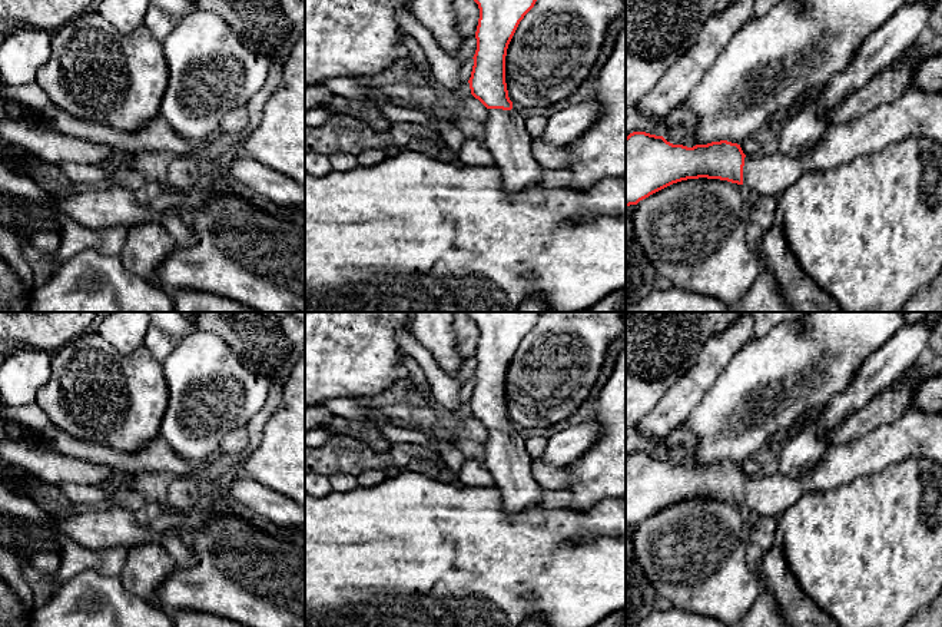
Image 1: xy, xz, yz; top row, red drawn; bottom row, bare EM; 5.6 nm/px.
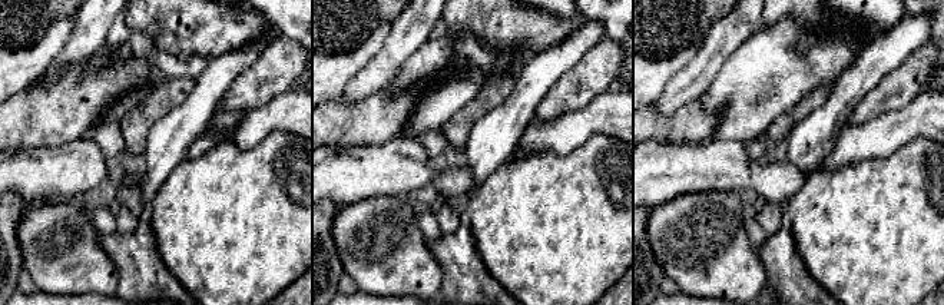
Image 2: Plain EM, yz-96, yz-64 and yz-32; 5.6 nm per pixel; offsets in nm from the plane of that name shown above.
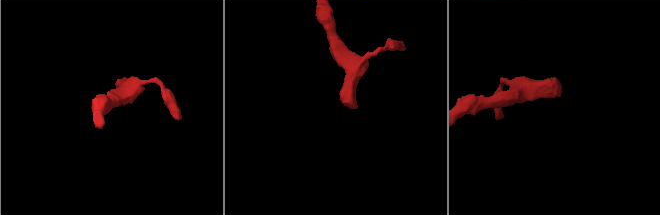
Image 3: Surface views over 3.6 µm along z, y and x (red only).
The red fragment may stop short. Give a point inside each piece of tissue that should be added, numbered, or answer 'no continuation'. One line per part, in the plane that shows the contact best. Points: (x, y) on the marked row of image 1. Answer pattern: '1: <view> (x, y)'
1: yz (915, 112)

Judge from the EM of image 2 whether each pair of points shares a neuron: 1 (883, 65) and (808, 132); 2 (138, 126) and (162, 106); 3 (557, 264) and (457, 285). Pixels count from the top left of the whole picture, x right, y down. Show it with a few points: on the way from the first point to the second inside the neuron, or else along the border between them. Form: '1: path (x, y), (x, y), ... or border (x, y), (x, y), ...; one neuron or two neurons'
1: path (864, 78), (827, 115); one neuron
2: path (143, 120), (156, 108); one neuron
3: border (477, 247), (487, 269), (507, 289); two neurons

